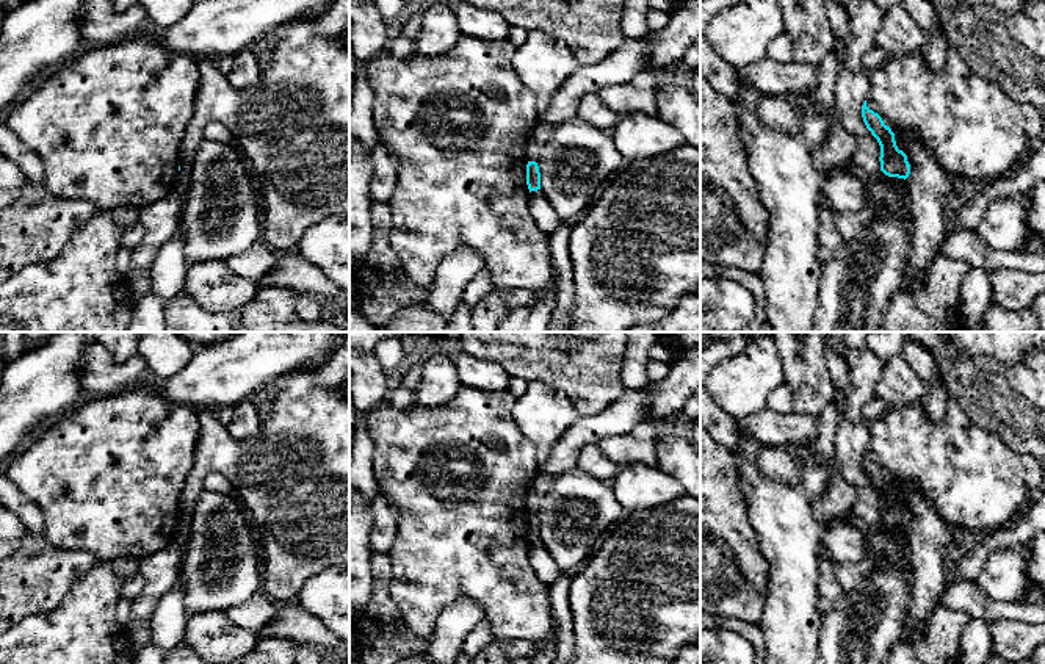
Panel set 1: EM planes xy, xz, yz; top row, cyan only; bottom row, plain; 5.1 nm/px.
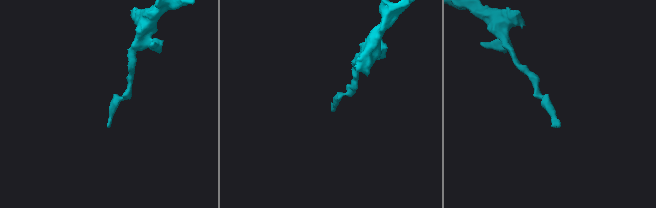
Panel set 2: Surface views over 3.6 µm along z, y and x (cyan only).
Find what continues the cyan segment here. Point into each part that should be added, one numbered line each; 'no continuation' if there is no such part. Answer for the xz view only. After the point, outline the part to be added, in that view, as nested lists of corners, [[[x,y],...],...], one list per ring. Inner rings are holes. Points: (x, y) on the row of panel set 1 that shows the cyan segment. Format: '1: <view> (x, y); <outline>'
1: xz (546, 218); [[[541,189],[530,193],[528,207],[537,229],[544,233],[551,235],[561,224],[558,213]]]

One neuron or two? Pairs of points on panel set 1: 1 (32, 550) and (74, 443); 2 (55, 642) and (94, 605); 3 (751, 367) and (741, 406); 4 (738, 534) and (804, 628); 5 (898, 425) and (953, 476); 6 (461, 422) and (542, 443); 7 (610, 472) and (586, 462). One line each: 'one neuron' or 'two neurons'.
1: two neurons
2: one neuron
3: one neuron
4: two neurons
5: one neuron
6: two neurons
7: one neuron

